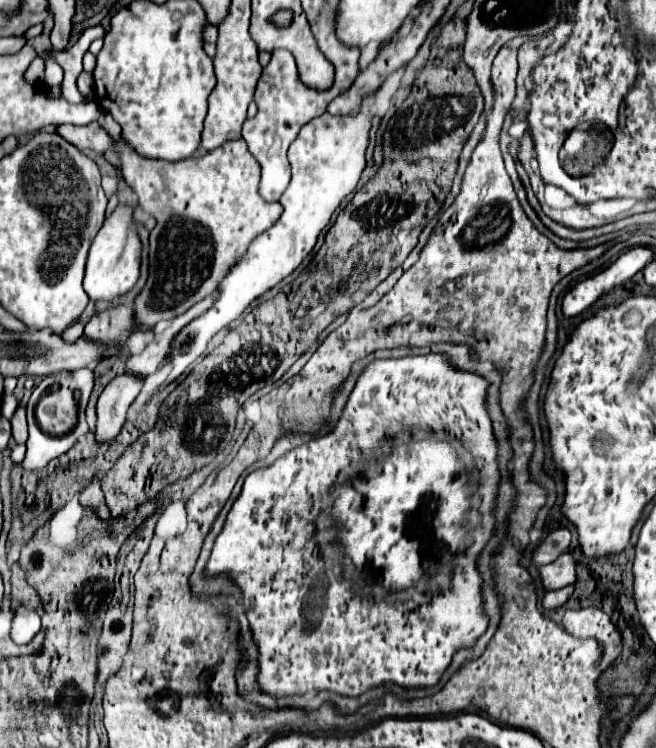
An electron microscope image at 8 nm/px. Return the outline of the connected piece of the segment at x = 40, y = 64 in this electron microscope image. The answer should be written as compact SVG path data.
M37 57L31 65L29 65L29 71L25 73L27 81L29 83L44 83L45 82L45 62L41 57Z

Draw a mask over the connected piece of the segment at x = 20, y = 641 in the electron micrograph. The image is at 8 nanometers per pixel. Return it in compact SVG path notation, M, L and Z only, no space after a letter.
M21 603L13 605L13 625L11 625L11 639L17 645L25 645L29 643L35 633L41 629L41 619L35 611L25 609Z

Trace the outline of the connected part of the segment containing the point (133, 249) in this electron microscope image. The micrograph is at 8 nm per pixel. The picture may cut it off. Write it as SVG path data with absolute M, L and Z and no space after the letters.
M117 207L113 215L103 223L87 257L87 271L83 289L93 301L113 301L121 293L133 289L139 279L139 259L141 259L141 241L135 233L133 211L129 207Z

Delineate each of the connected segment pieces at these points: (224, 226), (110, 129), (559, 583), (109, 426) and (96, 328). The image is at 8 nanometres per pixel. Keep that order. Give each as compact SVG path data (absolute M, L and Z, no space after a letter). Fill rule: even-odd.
M123 139L115 147L121 155L123 179L137 193L139 207L157 221L149 235L149 281L145 281L145 287L135 297L133 311L135 331L153 331L159 321L175 319L203 297L209 297L229 269L245 255L251 241L277 223L283 207L281 203L267 203L259 197L261 165L251 157L243 139L227 141L225 145L207 151L203 157L189 157L177 163L139 157L123 143Z
M103 113L98 122L114 140L120 137L121 127L109 113Z
M561 553L553 563L539 567L541 585L545 591L555 591L575 583L575 561L569 553Z
M131 371L117 373L103 389L97 401L97 441L109 441L117 437L125 423L127 409L135 401L143 387L143 377Z
M113 305L107 311L99 311L85 325L87 337L109 345L123 345L127 333L131 331L133 331L133 317L129 305Z

